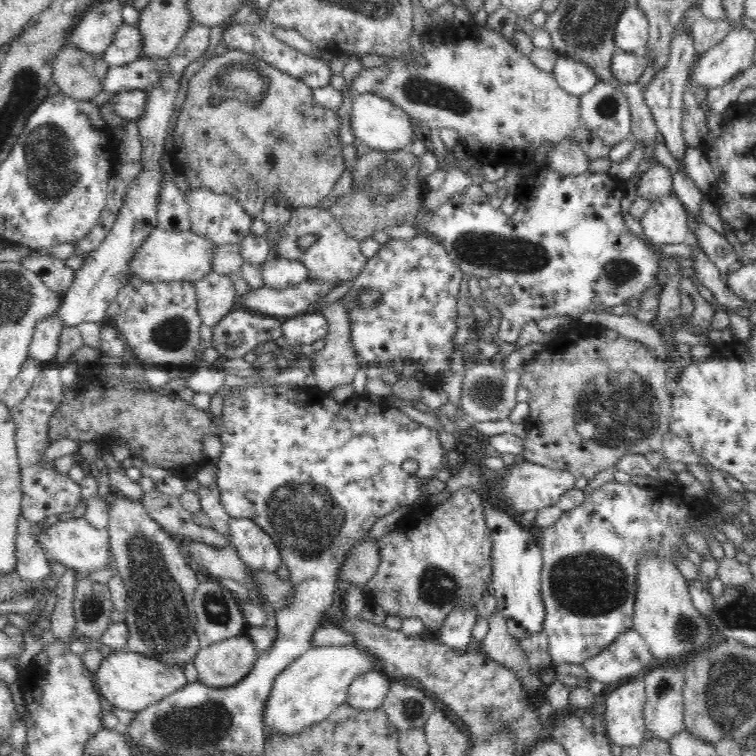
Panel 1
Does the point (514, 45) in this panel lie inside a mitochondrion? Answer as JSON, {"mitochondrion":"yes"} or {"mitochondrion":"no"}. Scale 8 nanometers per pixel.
{"mitochondrion":"no"}

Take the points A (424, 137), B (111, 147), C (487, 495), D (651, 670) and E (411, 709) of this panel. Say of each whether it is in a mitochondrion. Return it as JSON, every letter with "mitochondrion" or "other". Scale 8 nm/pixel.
{"A":"other","B":"other","C":"other","D":"other","E":"mitochondrion"}

